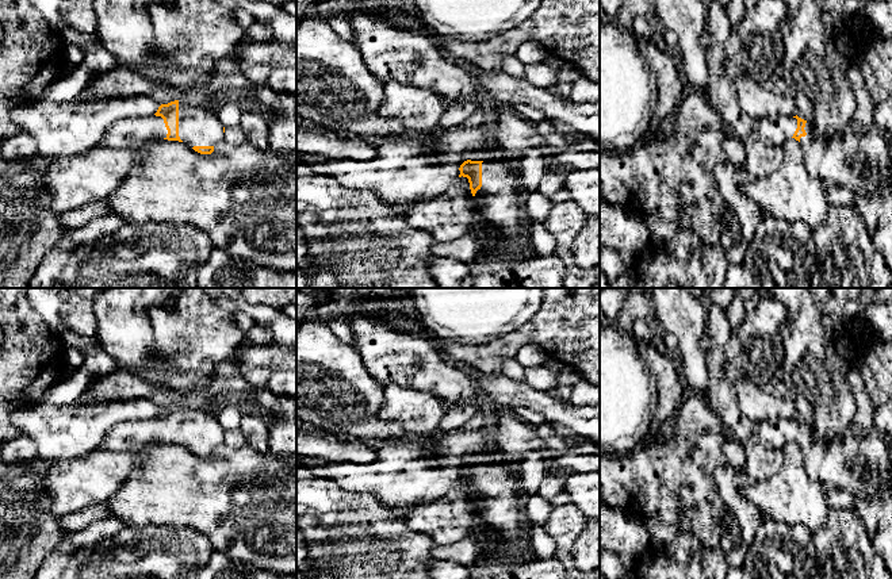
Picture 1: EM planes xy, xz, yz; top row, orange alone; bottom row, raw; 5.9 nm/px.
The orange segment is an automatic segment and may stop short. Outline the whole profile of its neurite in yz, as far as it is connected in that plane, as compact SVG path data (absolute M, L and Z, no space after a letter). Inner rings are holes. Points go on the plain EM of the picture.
M769 418L753 423L753 433L769 449L782 450L789 441L800 445L804 465L808 476L819 482L826 490L847 491L854 496L850 506L860 519L864 522L868 536L870 537L872 547L883 559L891 578L892 578L892 456L889 448L889 438L874 432L866 434L857 434L850 430L841 438L830 442L818 442L809 425L796 419Z

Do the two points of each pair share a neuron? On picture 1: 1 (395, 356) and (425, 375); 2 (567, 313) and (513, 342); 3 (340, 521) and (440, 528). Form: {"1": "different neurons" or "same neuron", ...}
{"1": "same neuron", "2": "same neuron", "3": "different neurons"}

